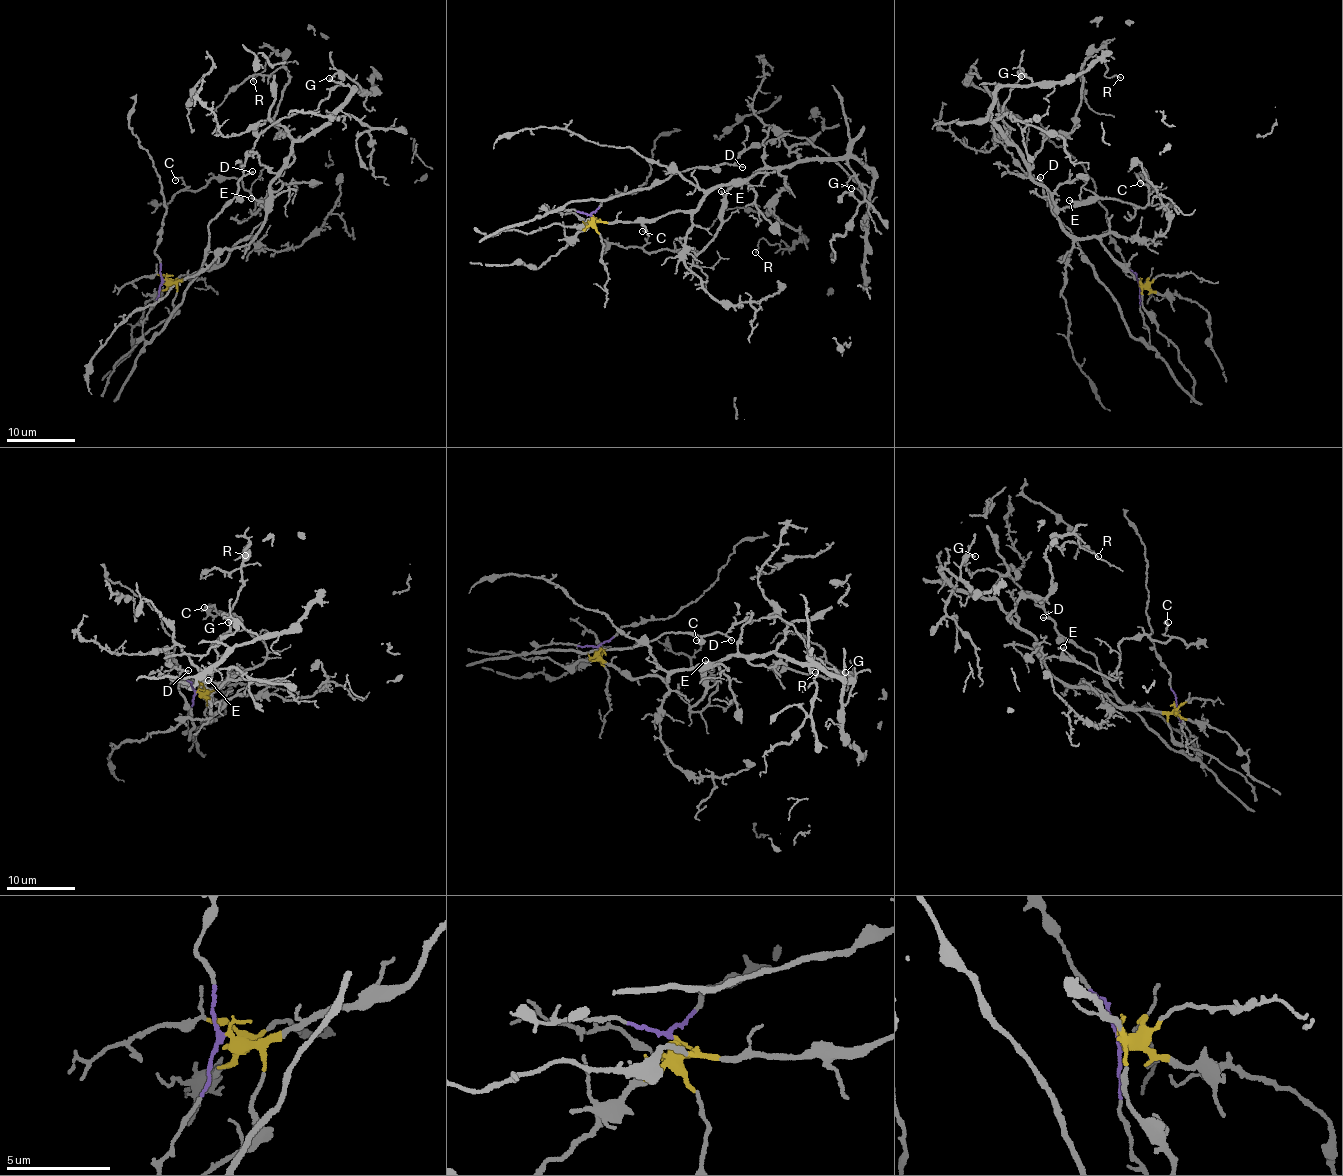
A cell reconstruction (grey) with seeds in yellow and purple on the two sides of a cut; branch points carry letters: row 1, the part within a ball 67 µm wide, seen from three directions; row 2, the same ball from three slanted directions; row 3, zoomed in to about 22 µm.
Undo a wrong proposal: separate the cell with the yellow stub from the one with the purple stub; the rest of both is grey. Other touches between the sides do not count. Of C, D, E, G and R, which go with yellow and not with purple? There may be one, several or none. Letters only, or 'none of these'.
C, E, G, R

